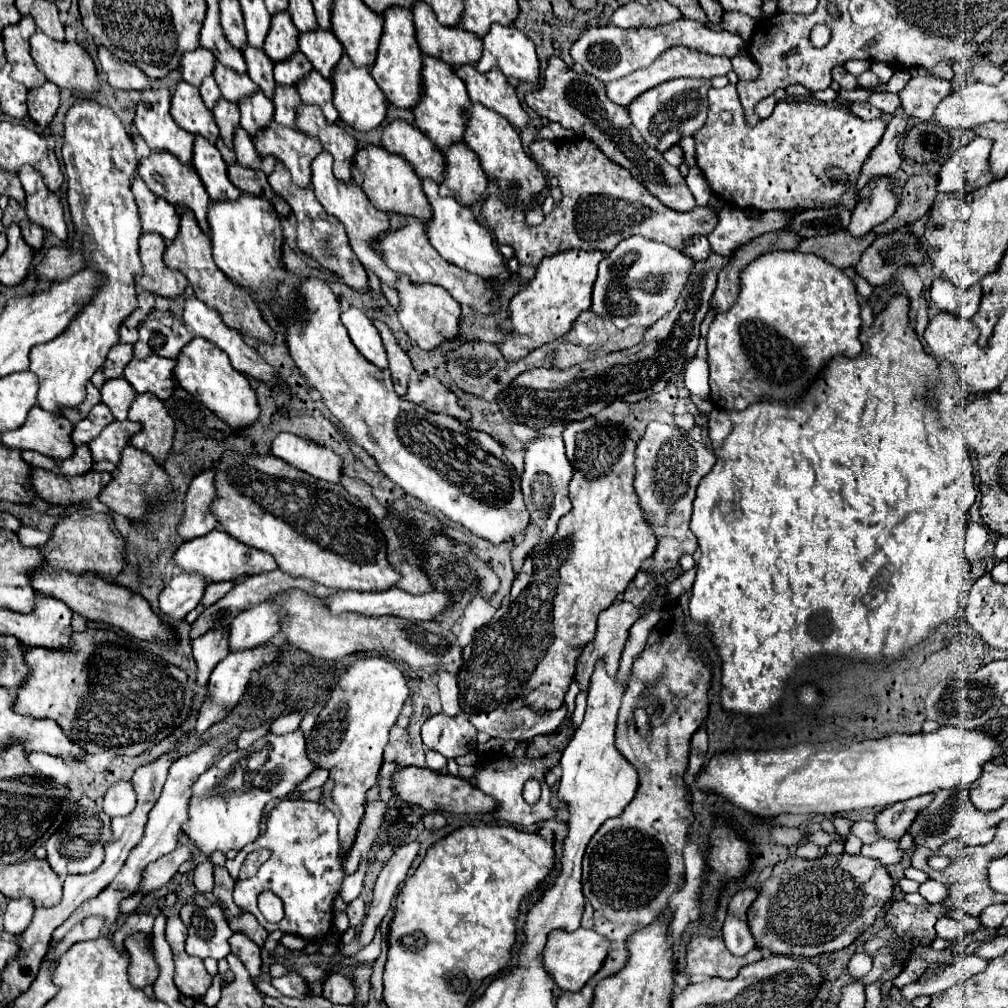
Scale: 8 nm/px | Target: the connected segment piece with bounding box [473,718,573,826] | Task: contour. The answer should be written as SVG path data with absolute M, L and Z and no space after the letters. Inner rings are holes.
M569 718L567 726L561 732L535 736L533 740L521 740L521 742L517 742L517 746L515 746L515 750L511 754L507 754L503 758L497 758L497 760L487 760L485 764L479 764L479 768L477 768L475 776L473 776L475 786L481 792L489 794L497 802L497 808L491 812L497 820L505 820L507 824L515 824L515 826L529 826L529 824L535 824L535 822L549 820L549 818L557 816L557 808L551 802L555 788L545 782L545 774L551 772L555 766L559 766L561 752L567 746L569 736L571 736L571 724L573 724L573 720ZM529 778L541 780L543 794L541 794L537 804L527 804L525 798L523 798L523 784Z

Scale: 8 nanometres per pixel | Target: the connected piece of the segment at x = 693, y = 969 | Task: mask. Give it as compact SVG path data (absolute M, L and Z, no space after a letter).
M693 934L687 946L687 976L699 978L735 978L739 968L751 964L753 960L761 960L761 948L753 948L747 956L733 956L725 944L721 934L707 936L707 934Z

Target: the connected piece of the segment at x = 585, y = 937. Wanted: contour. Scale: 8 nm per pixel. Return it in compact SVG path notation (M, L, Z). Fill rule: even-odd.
M577 928L573 932L565 932L565 930L555 930L549 936L547 942L547 952L545 952L545 968L551 972L555 984L565 992L579 992L587 980L591 976L597 974L597 970L603 966L605 958L609 954L609 940L595 932L595 930L587 930L587 928Z

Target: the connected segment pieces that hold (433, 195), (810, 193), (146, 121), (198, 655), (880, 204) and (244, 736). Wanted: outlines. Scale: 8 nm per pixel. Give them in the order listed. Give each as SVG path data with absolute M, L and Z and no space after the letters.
M421 180L423 182L423 192L431 204L431 218L425 222L427 226L427 238L431 242L431 246L445 258L449 260L451 264L459 266L459 268L465 268L467 272L473 272L473 274L479 274L481 278L499 278L499 280L507 280L509 278L509 272L503 264L503 256L495 250L493 246L493 238L489 234L487 228L483 228L473 212L459 204L455 198L449 198L449 196L441 196L439 194L439 186L433 182L433 180Z
M727 84L723 88L711 88L709 90L709 118L705 122L703 128L699 128L693 138L695 138L695 160L697 160L697 166L701 168L701 172L705 174L711 190L727 204L733 204L737 208L753 208L753 210L759 210L759 212L769 212L769 210L811 210L815 206L837 206L841 196L847 194L847 192L853 192L855 186L857 186L857 180L861 176L861 168L865 164L865 160L869 158L871 150L879 144L881 136L885 132L885 122L875 118L875 120L861 120L857 118L855 114L851 114L847 108L843 106L827 106L827 104L815 104L815 102L803 102L803 100L781 100L777 102L773 114L769 118L765 118L759 126L747 126L745 120L743 120L743 114L741 114L741 108L739 108L739 96L737 96L737 90L733 84Z
M167 88L143 90L137 102L135 128L151 150L167 150L183 164L191 164L193 134L179 128L169 114L171 94Z
M217 628L215 632L207 632L207 636L195 638L191 646L193 646L195 662L197 662L197 684L207 686L211 670L229 654L227 628Z
M879 184L875 190L875 196L871 200L863 200L863 204L855 206L855 212L851 216L851 224L847 226L847 232L853 238L863 238L871 232L871 228L883 224L887 218L891 218L897 210L895 194L887 184Z
M266 721L261 726L252 729L243 731L239 738L237 739L237 746L240 749L247 749L249 746L255 742L255 740L265 736L270 728L271 722Z

